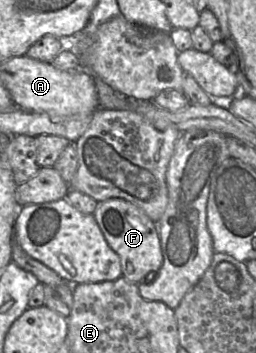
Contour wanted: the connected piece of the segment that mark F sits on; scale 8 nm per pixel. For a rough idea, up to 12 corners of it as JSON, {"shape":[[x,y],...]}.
{"shape":[[122,198],[93,213],[119,255],[139,284],[163,263],[158,224]]}

